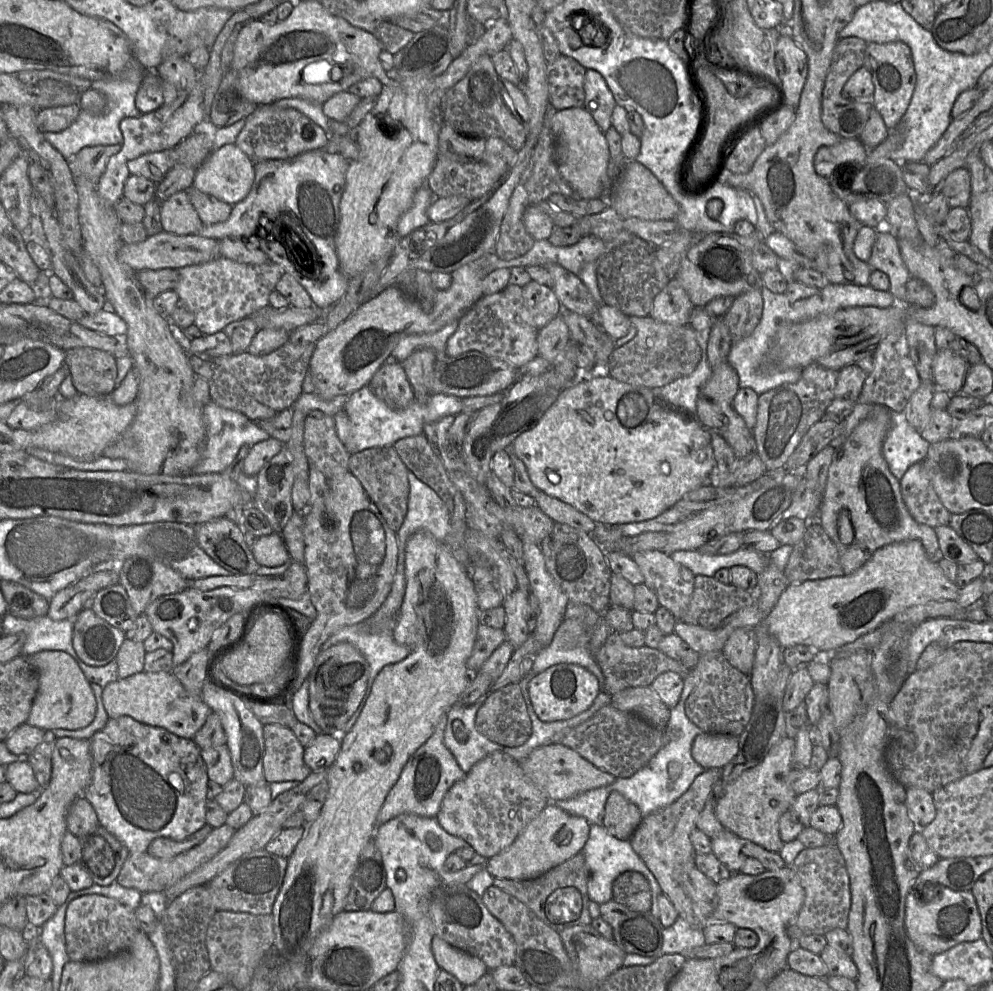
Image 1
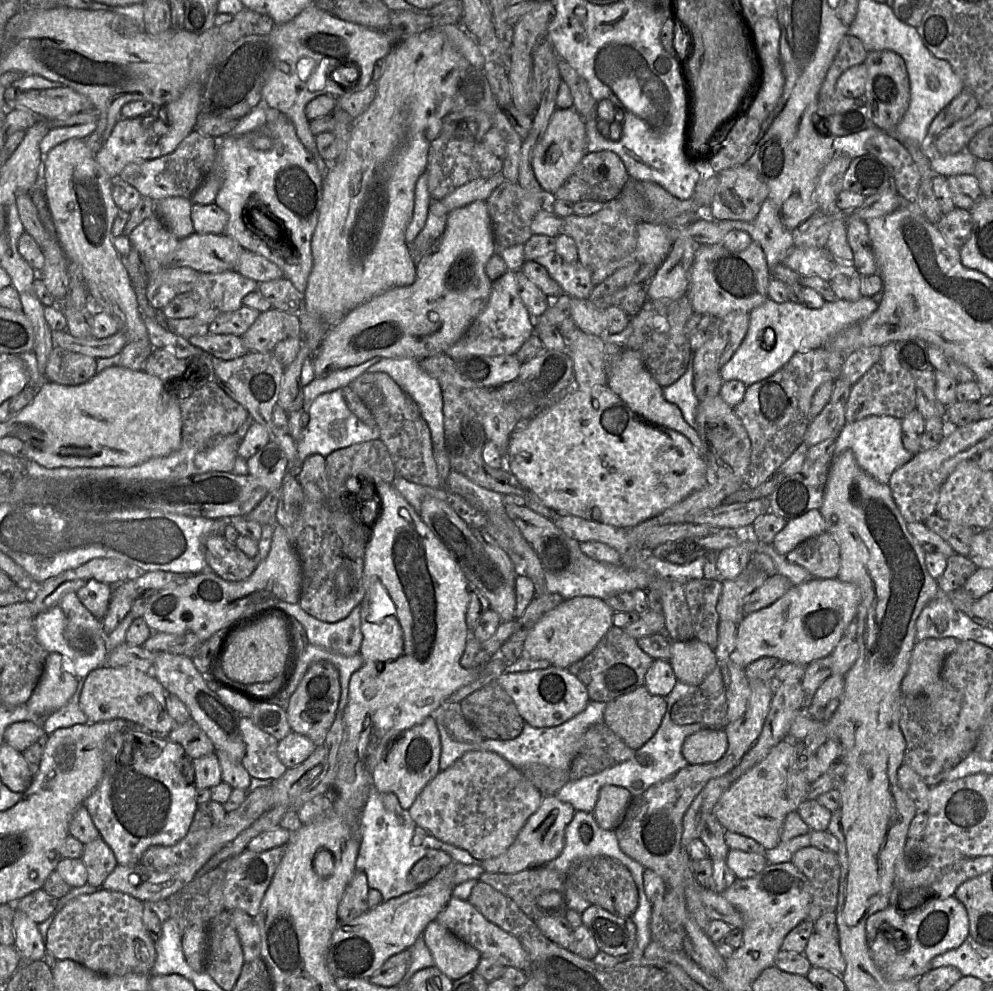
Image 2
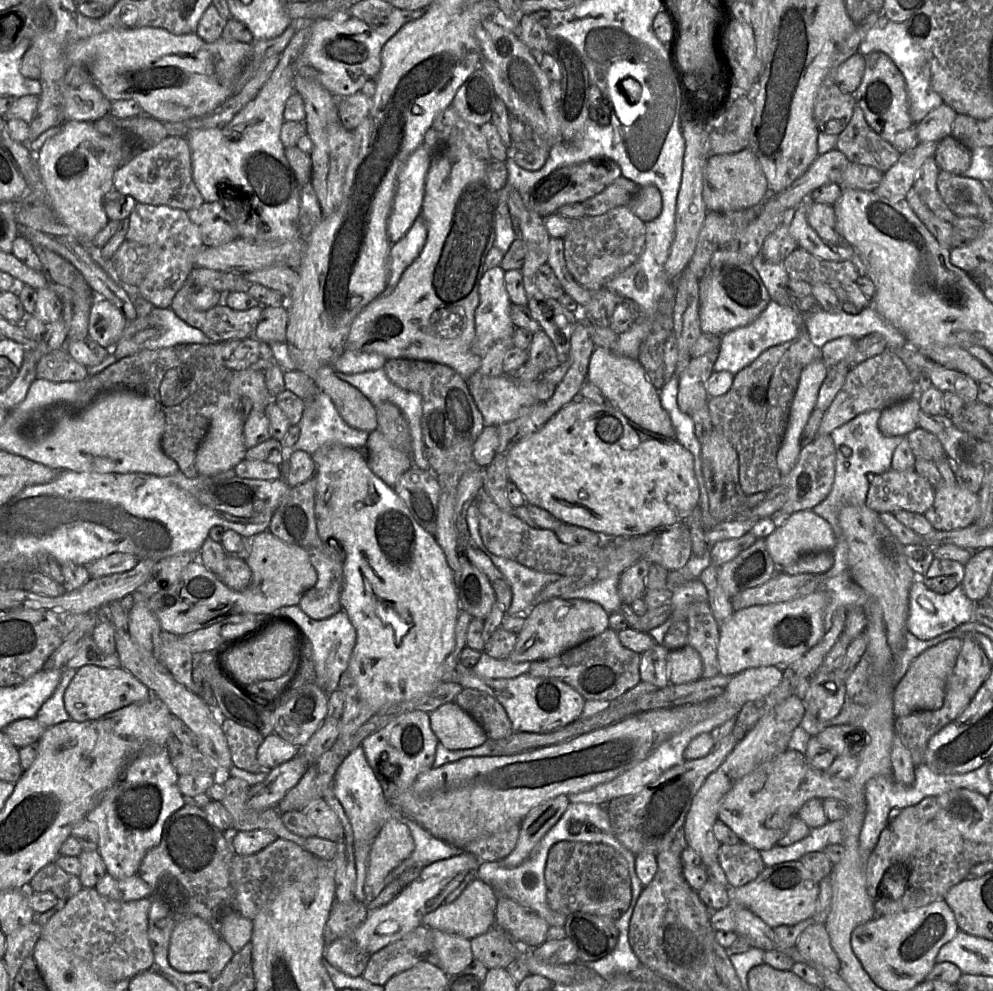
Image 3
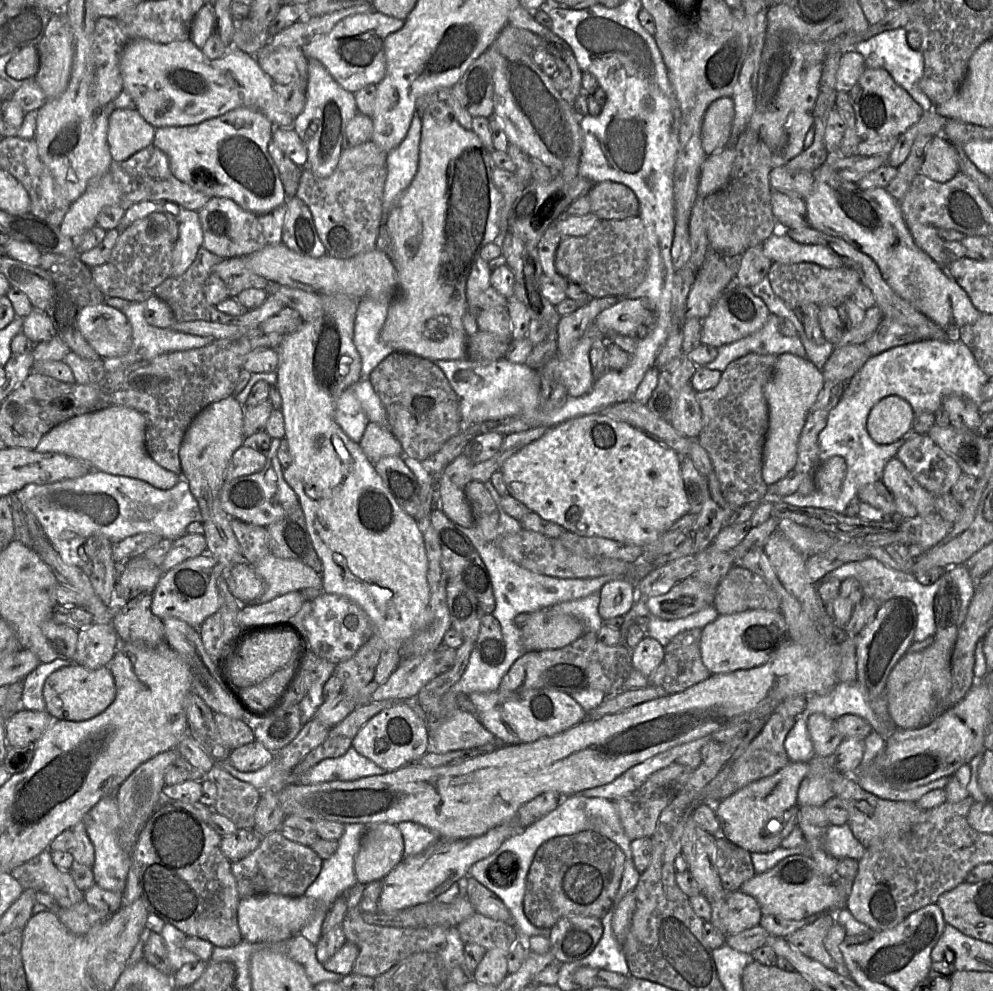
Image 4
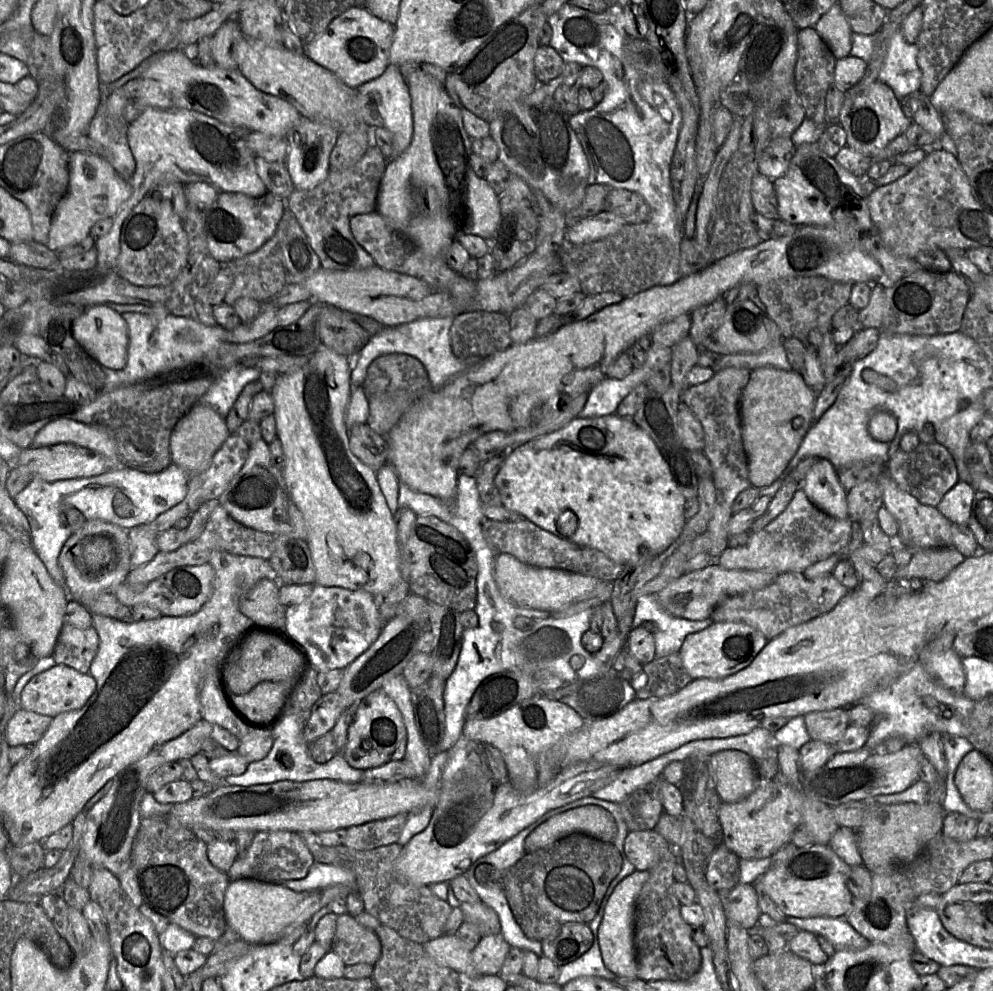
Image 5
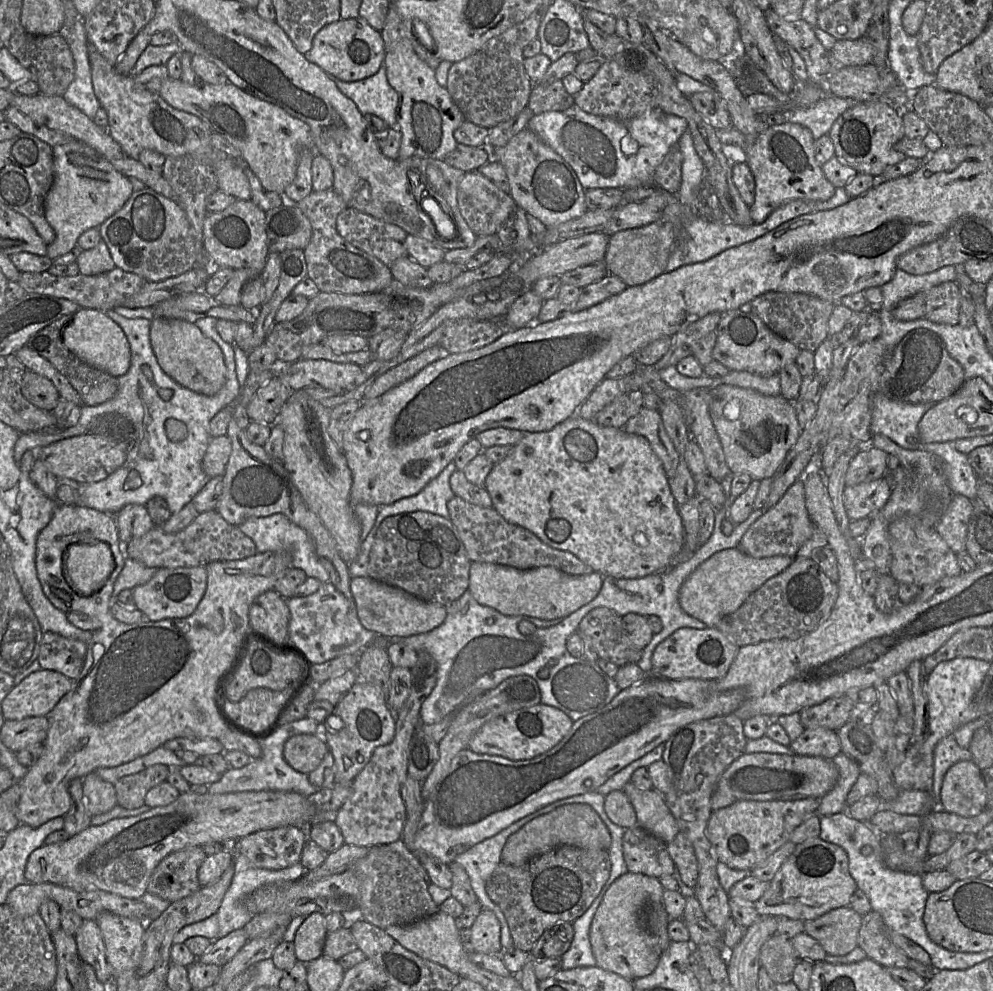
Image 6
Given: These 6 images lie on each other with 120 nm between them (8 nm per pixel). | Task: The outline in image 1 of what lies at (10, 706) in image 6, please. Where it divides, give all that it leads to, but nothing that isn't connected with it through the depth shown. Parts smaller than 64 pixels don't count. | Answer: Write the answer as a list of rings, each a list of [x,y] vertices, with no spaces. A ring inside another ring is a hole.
[[[142,672],[103,687],[102,701],[109,718],[130,716],[140,723],[161,727],[178,737],[193,739],[212,713],[200,694],[188,692],[171,672]]]

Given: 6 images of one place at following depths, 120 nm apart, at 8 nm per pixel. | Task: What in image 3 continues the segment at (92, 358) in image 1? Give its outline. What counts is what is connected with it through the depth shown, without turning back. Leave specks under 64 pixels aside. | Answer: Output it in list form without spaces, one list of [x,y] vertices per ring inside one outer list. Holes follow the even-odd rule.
[[[65,349],[43,355],[37,363],[37,378],[54,382],[82,381],[89,376],[89,370],[78,363]]]

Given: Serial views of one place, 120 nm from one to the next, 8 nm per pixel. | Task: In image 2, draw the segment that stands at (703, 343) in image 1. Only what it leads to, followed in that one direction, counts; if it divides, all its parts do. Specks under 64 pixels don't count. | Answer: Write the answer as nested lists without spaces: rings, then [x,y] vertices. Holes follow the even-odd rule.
[[[690,363],[684,375],[674,384],[663,388],[665,399],[677,405],[686,422],[698,432],[697,407],[699,400],[694,389],[694,373]]]

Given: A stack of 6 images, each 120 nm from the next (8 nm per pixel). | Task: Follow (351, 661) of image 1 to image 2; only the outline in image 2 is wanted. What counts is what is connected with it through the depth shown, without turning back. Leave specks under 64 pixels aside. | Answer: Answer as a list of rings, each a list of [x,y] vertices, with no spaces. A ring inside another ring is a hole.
[[[328,661],[313,663],[298,688],[290,696],[285,708],[292,732],[302,734],[317,745],[324,744],[328,730],[333,724],[339,706],[341,685],[338,669]]]

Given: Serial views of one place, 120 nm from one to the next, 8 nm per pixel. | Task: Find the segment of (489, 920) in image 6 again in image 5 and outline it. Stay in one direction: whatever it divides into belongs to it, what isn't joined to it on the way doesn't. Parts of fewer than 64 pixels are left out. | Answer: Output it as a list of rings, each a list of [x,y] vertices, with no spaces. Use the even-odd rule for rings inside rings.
[[[502,933],[482,936],[471,952],[477,975],[500,975],[509,948]]]

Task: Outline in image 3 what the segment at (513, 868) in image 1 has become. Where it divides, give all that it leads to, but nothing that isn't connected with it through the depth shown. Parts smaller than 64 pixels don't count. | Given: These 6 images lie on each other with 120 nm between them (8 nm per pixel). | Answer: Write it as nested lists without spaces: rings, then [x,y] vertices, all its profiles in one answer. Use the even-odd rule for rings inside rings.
[[[558,795],[532,809],[519,824],[520,833],[515,849],[501,863],[506,867],[516,867],[528,859],[569,804],[567,795]]]

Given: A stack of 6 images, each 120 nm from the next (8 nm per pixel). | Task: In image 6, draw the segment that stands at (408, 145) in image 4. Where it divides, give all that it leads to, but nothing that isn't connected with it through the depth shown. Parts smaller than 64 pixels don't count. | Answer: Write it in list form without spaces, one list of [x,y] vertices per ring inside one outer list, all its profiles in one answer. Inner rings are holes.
[[[383,65],[374,75],[359,81],[345,82],[337,79],[333,75],[328,75],[328,77],[345,96],[350,98],[357,105],[363,115],[375,114],[383,119],[388,127],[397,128],[399,95],[389,84],[386,69]]]

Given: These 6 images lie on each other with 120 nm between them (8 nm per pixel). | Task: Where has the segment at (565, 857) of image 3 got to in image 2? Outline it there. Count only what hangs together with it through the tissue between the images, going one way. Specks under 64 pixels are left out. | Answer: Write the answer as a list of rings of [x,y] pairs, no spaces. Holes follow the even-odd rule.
[[[594,856],[576,861],[564,873],[566,885],[577,891],[591,905],[598,905],[620,917],[630,917],[638,906],[638,889],[630,870],[616,859]]]

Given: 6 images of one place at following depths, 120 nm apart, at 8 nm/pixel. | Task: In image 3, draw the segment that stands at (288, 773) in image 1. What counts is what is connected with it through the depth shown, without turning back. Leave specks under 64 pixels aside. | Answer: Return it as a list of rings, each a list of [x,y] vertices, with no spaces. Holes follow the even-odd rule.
[[[225,719],[221,728],[227,738],[233,766],[252,773],[265,770],[257,759],[258,749],[265,739],[263,735],[230,719]]]

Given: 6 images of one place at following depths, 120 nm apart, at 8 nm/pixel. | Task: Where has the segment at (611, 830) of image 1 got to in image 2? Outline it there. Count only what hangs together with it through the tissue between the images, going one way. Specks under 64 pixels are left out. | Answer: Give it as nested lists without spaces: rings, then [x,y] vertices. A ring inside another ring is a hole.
[[[614,785],[603,787],[593,812],[598,825],[604,830],[615,831],[623,821],[632,800],[632,795],[625,788]]]

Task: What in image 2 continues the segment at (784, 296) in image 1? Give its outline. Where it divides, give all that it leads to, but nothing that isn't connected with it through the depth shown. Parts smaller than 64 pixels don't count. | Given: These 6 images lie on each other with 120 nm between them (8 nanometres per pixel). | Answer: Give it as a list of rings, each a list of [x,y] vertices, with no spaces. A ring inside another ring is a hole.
[[[872,297],[855,301],[836,299],[819,309],[792,301],[777,303],[768,298],[750,312],[747,334],[731,359],[719,370],[725,381],[739,380],[746,386],[764,380],[782,368],[794,354],[825,347],[829,340],[848,326],[868,318],[878,308]]]

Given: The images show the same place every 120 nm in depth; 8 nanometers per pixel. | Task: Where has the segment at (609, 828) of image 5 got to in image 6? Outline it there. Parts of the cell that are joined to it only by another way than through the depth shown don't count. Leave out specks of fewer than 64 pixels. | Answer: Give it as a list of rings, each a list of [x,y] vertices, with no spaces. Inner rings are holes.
[[[566,804],[538,816],[511,834],[501,852],[501,863],[519,866],[530,858],[560,846],[568,845],[588,850],[605,850],[611,845],[611,835],[598,813],[587,804]]]

